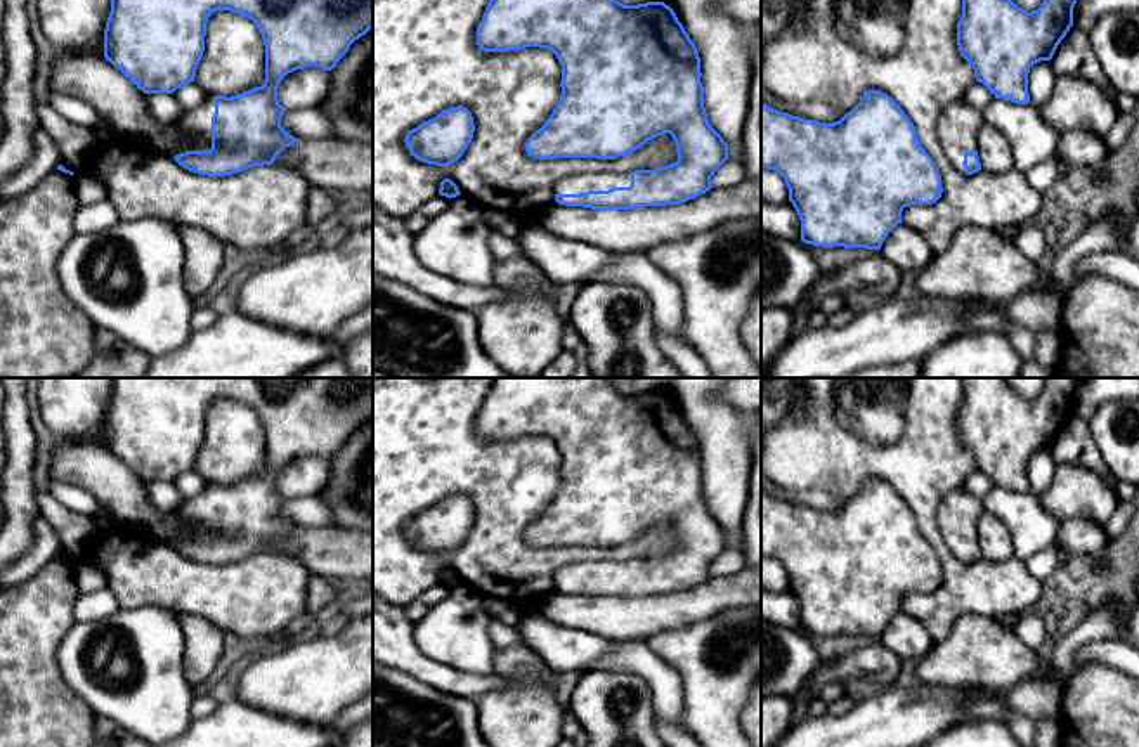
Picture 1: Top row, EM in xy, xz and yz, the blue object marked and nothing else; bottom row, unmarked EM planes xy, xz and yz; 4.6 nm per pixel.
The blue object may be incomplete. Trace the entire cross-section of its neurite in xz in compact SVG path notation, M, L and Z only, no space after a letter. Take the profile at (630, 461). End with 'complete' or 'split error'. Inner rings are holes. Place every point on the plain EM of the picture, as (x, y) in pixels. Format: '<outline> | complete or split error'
M496 378L477 414L477 433L484 440L548 437L562 454L560 489L525 530L532 546L615 548L657 523L673 525L676 551L560 567L553 575L558 593L591 598L680 593L711 579L711 565L728 548L728 532L709 513L704 496L699 438L664 390L624 393L612 378Z | split error

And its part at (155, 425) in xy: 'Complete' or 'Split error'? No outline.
Split error

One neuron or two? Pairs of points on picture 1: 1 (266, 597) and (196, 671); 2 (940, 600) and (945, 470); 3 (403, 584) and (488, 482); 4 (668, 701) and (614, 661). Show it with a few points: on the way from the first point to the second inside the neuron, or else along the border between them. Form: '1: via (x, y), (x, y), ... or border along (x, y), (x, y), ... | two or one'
1: border along (193, 614), (212, 621), (231, 640) | two
2: via (949, 567), (928, 527), (928, 503) | one
3: via (436, 562), (458, 560), (488, 531), (488, 515) | one
4: via (663, 685), (638, 661), (630, 661) | one

